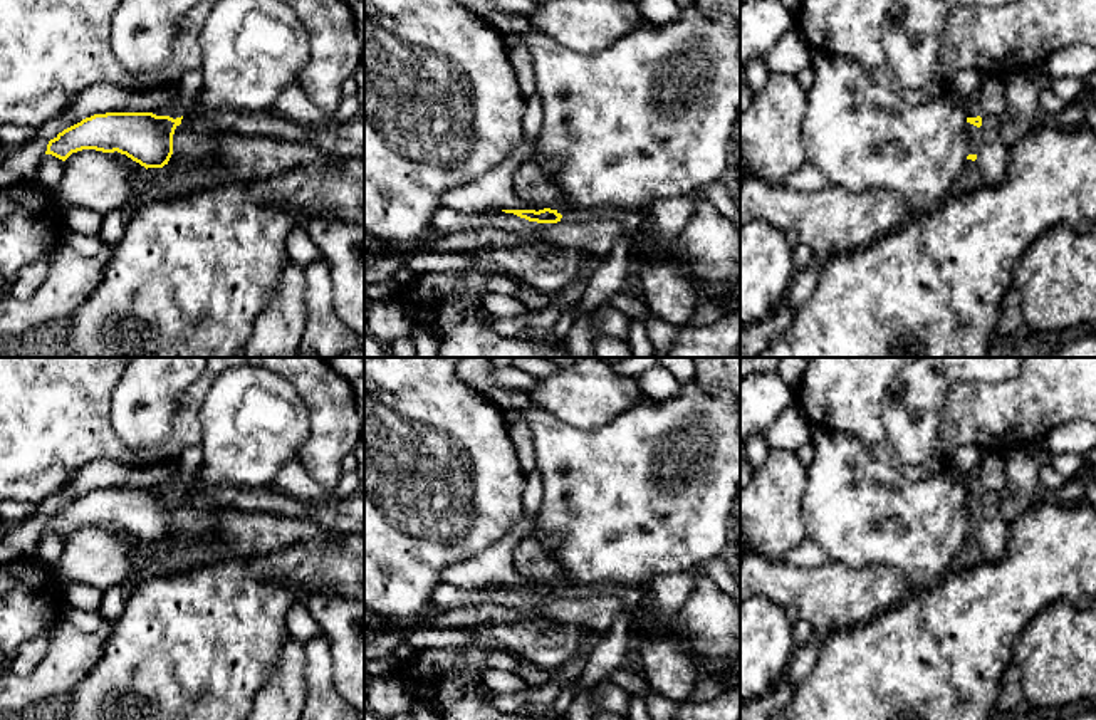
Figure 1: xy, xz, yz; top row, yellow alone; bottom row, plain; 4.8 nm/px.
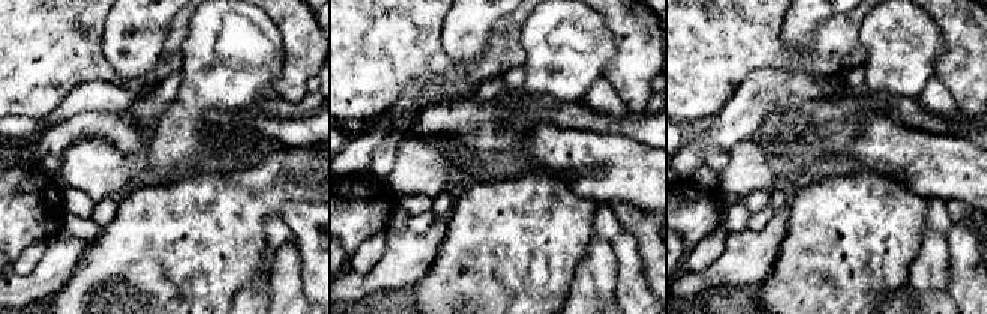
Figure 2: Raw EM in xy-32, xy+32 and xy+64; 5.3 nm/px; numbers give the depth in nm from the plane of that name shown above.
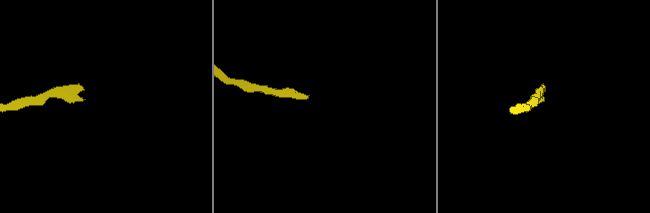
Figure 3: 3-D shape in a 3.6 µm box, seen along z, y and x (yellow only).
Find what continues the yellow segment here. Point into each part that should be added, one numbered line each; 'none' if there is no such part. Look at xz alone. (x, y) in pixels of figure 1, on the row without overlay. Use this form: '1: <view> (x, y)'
1: xz (611, 652)

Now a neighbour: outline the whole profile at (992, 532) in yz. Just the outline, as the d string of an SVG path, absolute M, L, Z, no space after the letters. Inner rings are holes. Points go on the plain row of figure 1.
M985 492L982 495L982 522L977 529L977 544L987 562L1000 562L1007 552L1009 522L1000 512L1000 493Z

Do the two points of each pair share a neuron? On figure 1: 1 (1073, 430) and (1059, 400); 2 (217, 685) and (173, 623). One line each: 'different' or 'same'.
1: different
2: same

